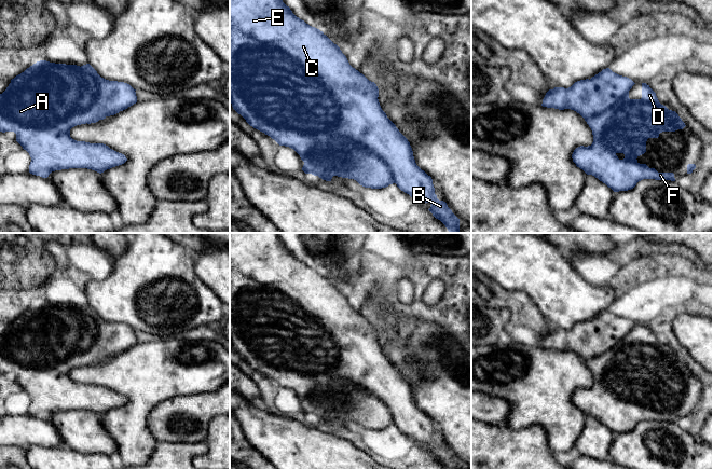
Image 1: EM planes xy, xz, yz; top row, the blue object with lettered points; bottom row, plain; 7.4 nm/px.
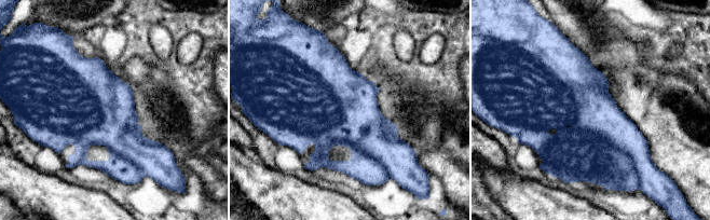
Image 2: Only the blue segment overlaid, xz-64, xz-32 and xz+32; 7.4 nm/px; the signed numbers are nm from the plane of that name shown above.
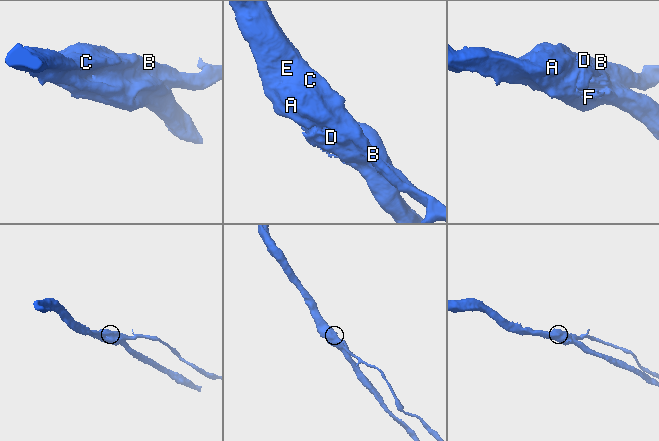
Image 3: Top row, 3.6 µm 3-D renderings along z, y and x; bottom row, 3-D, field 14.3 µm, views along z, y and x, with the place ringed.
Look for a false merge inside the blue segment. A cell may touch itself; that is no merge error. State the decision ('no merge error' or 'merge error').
no merge error

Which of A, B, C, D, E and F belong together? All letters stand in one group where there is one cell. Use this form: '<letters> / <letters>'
A B C D E F

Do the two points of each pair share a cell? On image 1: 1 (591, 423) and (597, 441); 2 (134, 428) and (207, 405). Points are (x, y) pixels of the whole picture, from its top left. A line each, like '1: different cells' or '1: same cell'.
1: same cell
2: different cells

